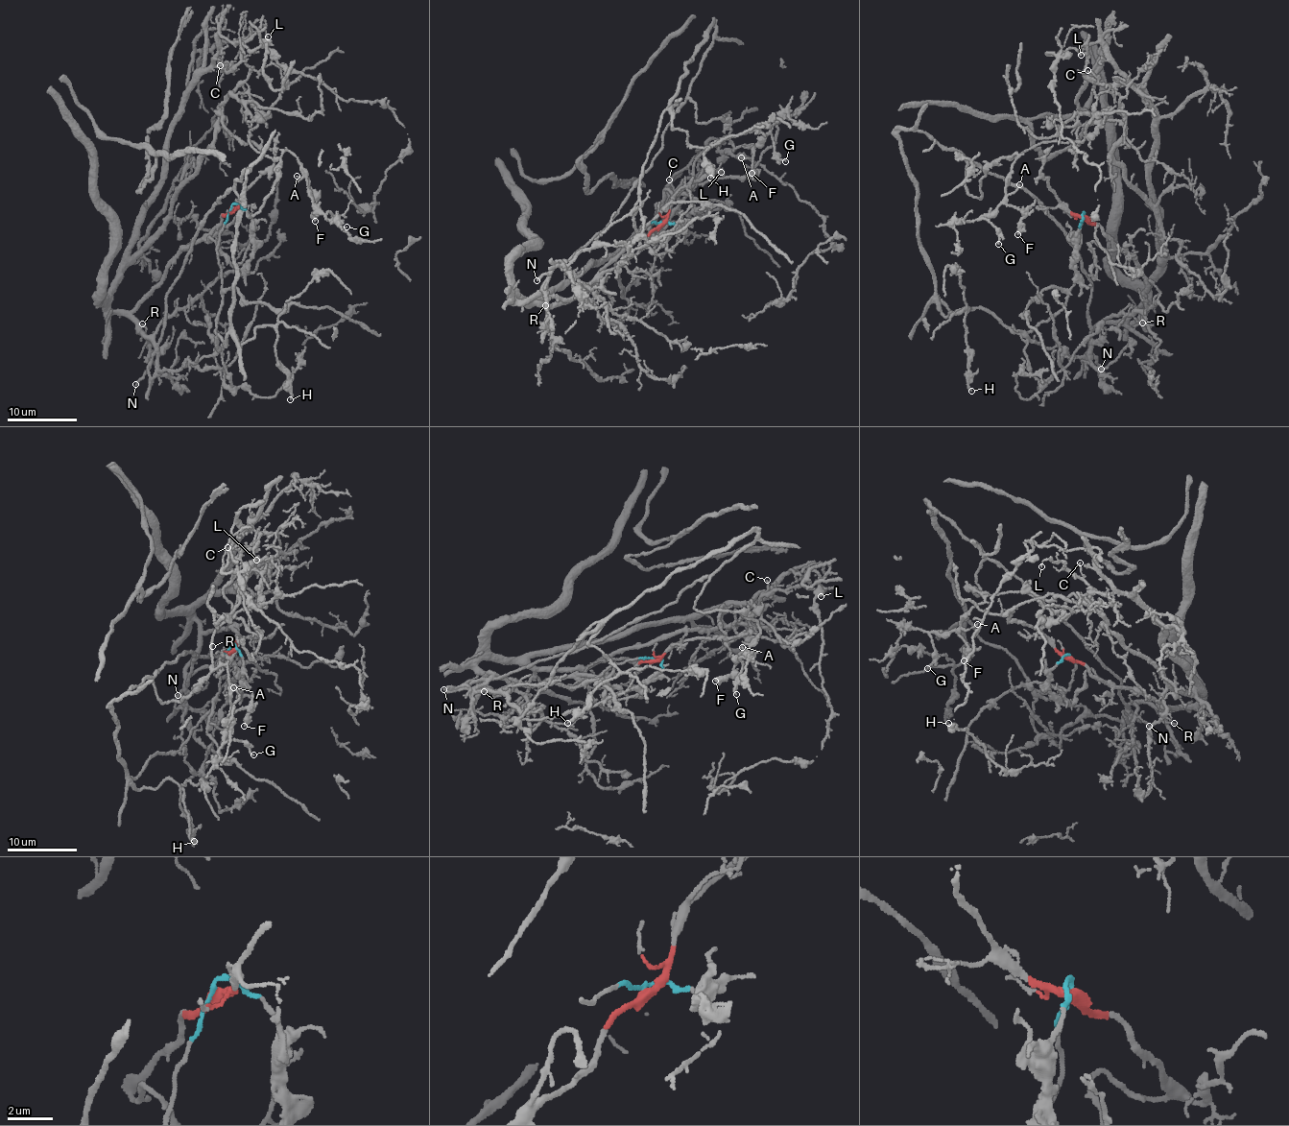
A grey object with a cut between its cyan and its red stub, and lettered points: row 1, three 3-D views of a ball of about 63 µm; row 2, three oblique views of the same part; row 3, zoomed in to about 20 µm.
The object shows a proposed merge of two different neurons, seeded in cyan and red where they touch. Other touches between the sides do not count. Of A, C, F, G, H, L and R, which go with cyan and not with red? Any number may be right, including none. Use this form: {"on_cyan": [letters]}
{"on_cyan": ["A", "F", "G", "H"]}

